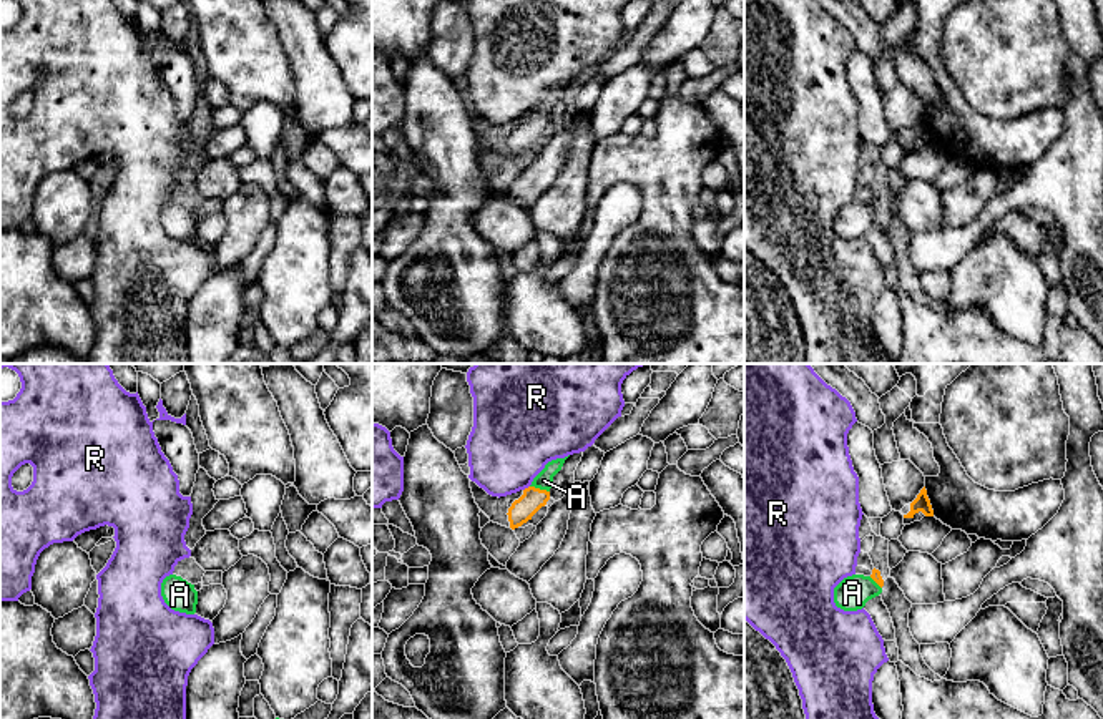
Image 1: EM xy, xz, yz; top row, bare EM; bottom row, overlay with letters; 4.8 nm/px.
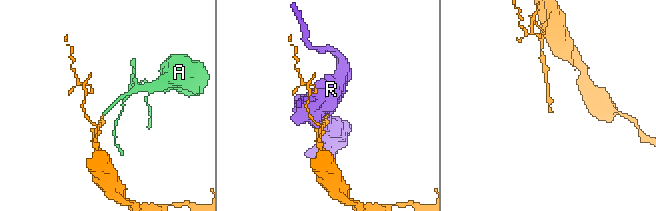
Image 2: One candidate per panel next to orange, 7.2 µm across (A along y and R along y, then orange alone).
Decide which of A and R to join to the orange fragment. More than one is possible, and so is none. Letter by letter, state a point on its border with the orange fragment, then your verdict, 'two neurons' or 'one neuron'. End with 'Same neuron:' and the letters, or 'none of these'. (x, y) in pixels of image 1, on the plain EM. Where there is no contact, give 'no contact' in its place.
A: contact xz (540, 118); one neuron
R: contact xz (525, 117); two neurons
Same neuron: A

